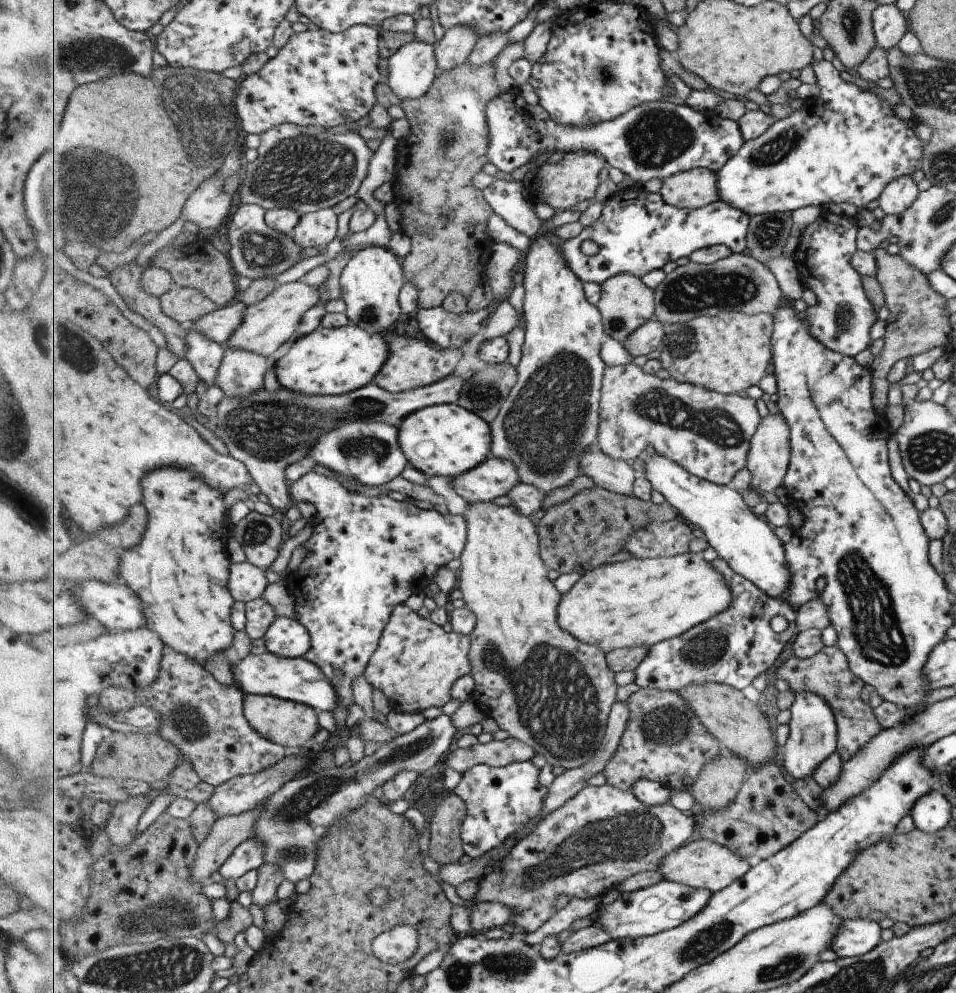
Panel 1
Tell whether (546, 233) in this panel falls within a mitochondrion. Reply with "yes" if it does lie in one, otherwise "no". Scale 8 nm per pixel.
no

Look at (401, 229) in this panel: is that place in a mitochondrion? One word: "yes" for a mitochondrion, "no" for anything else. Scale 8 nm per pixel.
no

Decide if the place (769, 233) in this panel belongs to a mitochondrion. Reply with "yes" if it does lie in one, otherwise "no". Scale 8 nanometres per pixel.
yes

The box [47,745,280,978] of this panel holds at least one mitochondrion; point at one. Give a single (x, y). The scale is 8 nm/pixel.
(174, 909)

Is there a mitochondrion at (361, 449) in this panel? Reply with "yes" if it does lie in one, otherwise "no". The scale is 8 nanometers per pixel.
yes

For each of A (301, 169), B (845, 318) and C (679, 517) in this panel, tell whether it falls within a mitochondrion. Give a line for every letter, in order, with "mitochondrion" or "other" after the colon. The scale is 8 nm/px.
A: mitochondrion
B: mitochondrion
C: other

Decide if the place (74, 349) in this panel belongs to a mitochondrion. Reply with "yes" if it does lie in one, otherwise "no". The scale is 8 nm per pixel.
yes

